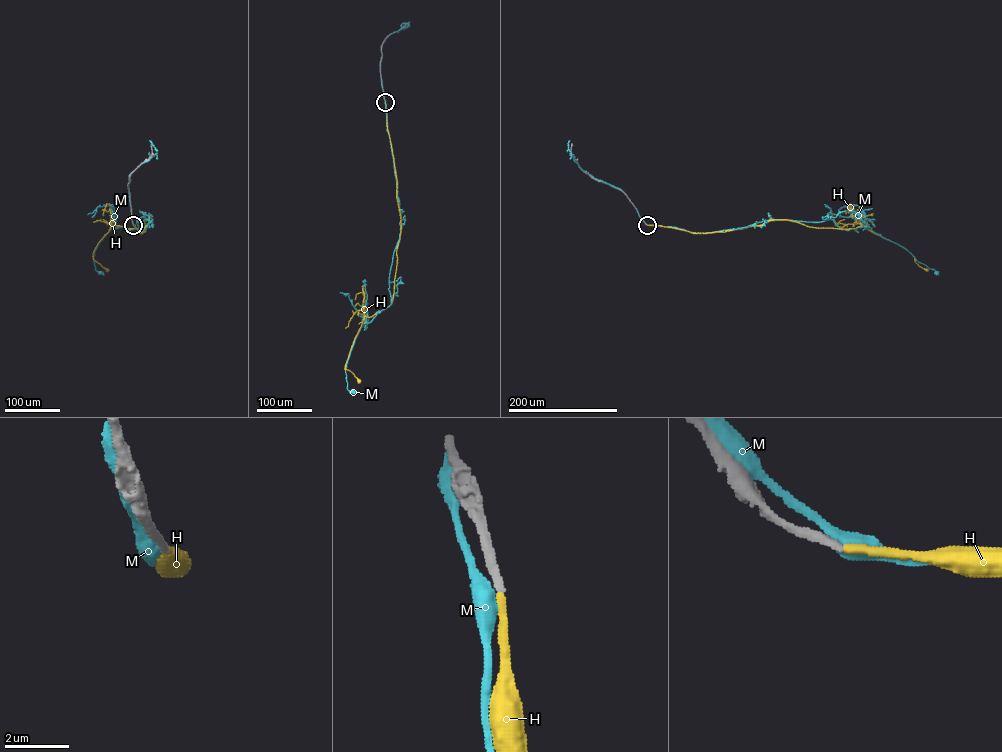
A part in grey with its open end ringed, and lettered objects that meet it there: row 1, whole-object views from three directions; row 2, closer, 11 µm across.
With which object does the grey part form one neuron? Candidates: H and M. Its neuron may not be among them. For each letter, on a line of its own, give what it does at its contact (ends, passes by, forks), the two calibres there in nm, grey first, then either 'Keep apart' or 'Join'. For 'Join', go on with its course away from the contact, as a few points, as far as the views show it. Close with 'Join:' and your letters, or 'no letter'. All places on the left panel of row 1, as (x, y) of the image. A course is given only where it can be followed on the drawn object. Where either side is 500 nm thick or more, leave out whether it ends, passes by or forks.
H: It ends there. Thickness 260 nm (grey) against 280 nm. Join. Its course: (133, 225), (142, 233), (149, 221), (140, 229), (113, 224), (98, 243), (93, 259), (107, 270)
M: It passes by. Thickness 320 nm (grey) against 440 nm. Keep apart
Join: H

